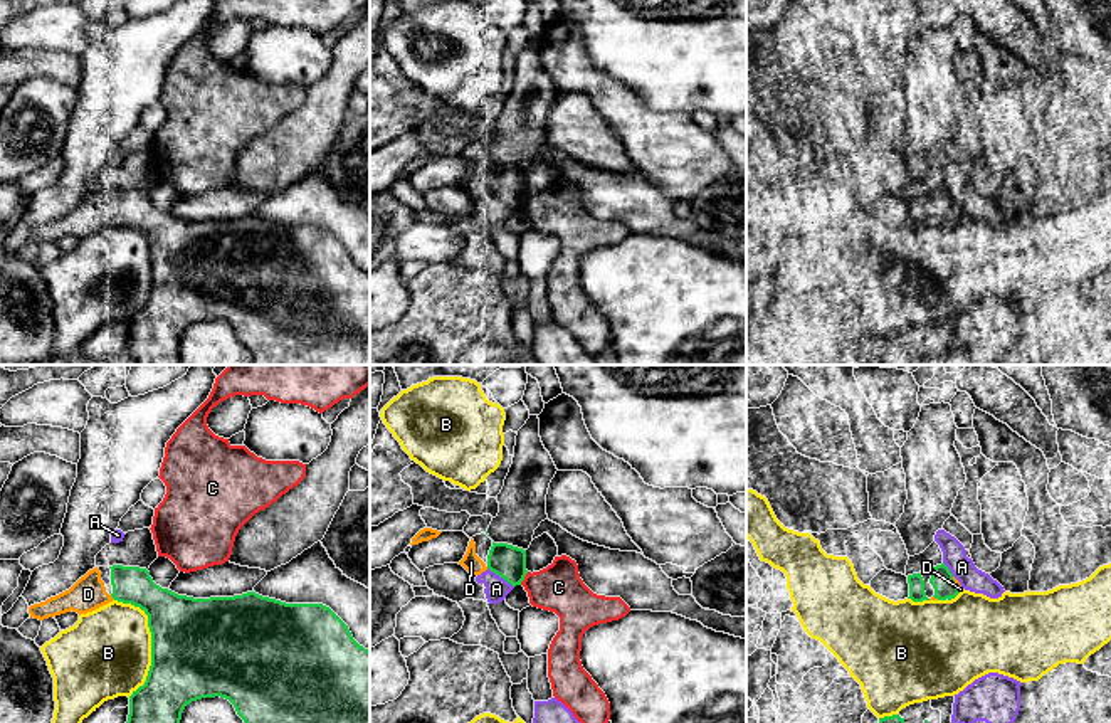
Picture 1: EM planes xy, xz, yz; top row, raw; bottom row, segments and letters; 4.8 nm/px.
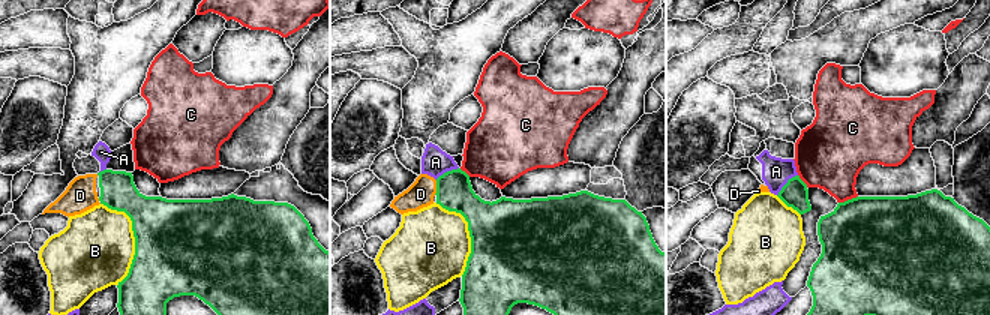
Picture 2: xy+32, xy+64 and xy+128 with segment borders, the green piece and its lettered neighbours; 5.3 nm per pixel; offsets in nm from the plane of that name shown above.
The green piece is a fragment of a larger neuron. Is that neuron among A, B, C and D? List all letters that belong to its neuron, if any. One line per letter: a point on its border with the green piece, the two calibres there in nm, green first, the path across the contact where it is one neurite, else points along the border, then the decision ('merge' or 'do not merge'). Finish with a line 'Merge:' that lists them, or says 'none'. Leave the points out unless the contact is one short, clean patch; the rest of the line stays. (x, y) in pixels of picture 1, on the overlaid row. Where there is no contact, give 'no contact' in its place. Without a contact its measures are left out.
A: contact xz (501, 577); calibres 160 and 110 nm; do not merge
B: contact xy (152, 641); calibres 480 and 420 nm; do not merge
C: contact xz (523, 579); calibres 160 and 220 nm; do not merge
D: contact xy (113, 597); calibres 180 and 160 nm; merge
Merge: D

